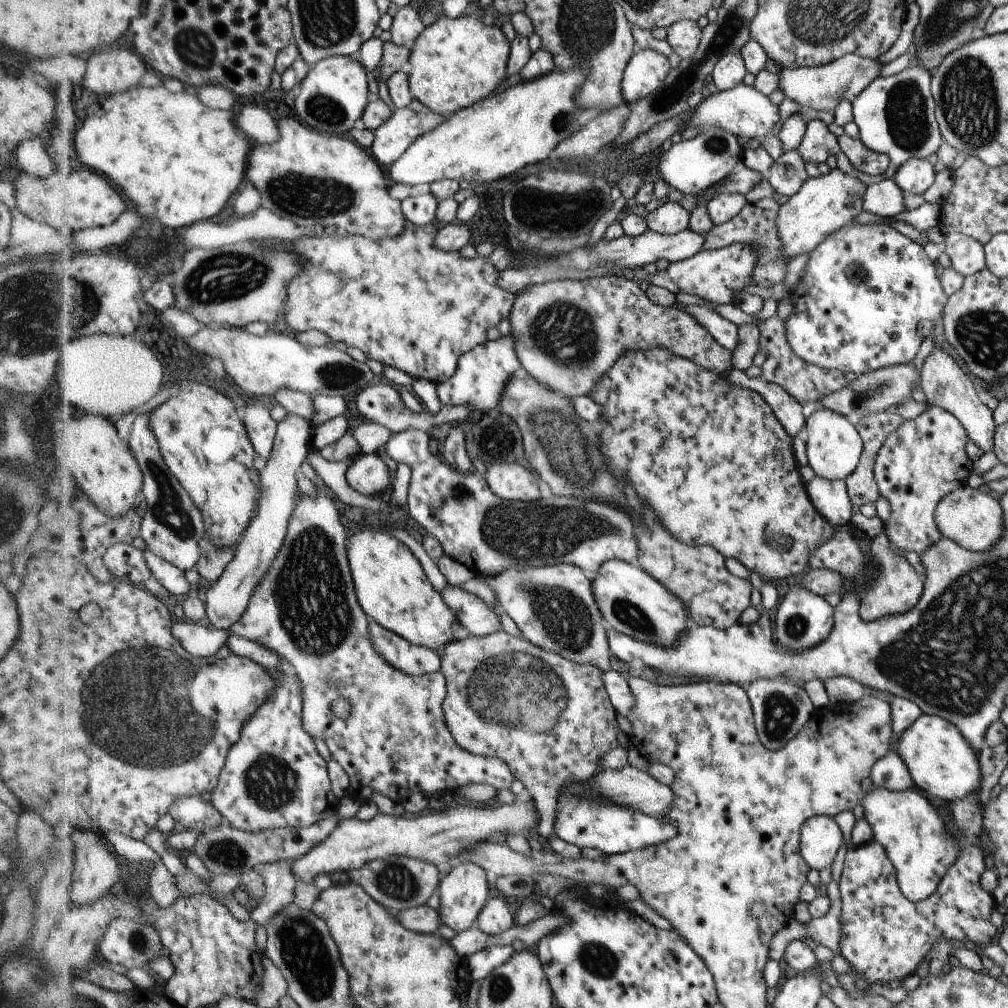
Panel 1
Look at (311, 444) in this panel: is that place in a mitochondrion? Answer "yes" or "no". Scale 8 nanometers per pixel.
no

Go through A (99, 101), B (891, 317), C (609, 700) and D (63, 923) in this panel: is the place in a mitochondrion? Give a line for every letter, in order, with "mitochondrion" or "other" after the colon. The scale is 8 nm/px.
A: other
B: other
C: other
D: other

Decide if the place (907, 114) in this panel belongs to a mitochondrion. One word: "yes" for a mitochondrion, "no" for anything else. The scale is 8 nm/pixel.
yes

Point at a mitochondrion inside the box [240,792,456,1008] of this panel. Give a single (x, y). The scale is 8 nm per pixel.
(305, 951)

